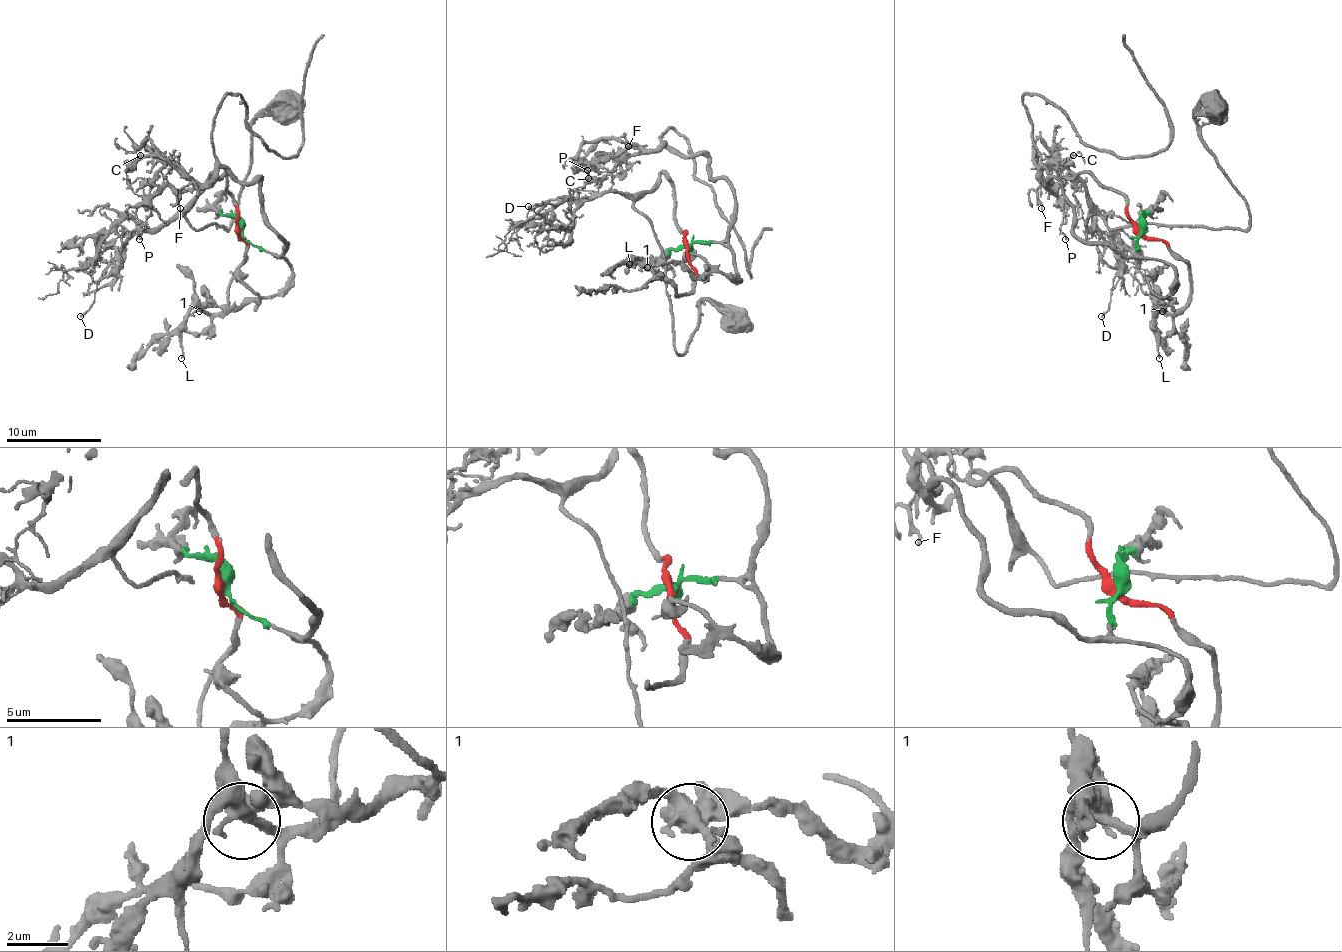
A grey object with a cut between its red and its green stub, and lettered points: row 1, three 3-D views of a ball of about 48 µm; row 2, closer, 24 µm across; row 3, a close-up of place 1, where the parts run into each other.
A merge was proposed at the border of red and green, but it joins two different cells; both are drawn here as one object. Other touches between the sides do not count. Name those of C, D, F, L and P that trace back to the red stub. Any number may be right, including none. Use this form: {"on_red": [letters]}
{"on_red": ["D", "L"]}

